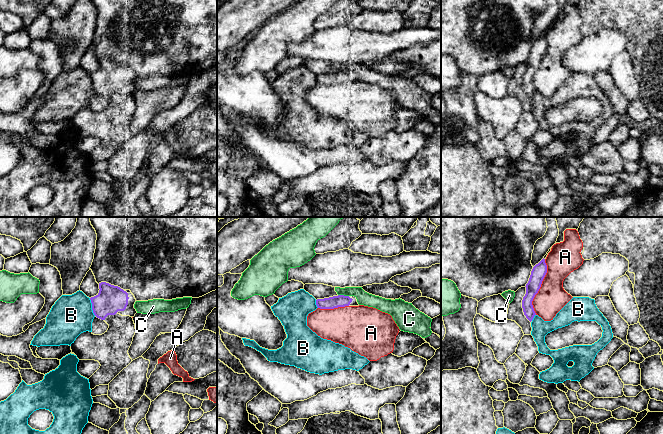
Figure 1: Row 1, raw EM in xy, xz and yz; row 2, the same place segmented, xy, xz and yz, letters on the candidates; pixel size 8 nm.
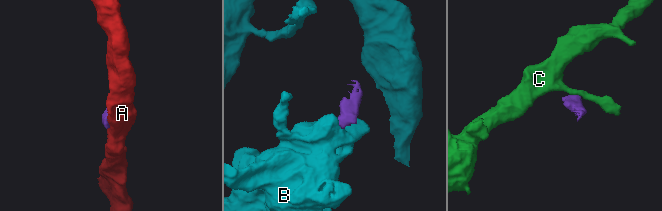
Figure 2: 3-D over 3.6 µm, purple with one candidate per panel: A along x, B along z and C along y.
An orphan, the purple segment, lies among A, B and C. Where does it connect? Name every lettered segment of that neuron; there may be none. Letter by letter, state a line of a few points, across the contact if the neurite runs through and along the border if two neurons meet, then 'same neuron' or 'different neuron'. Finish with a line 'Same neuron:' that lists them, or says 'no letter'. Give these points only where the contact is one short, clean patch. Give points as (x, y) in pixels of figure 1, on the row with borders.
A: different neuron
B: line xy (89, 298), (92, 304), (92, 312), (95, 315); different neuron
C: different neuron
Same neuron: no letter

